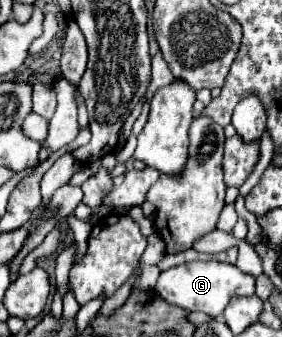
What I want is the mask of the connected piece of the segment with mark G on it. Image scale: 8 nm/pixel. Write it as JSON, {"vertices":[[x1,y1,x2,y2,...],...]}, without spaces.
{"vertices":[[194,261,194,263,186,263,186,265,172,267,168,271,162,271,154,291,160,297,164,297,168,303,178,305,182,309,202,311,202,313,208,313,210,317,220,317,230,297,254,295,254,277,242,273,236,265,230,265,230,263]]}

